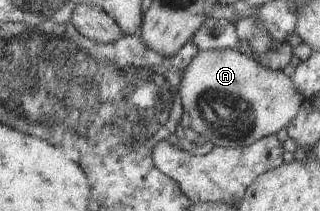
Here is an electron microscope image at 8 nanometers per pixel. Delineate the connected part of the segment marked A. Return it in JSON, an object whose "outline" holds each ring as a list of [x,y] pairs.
{"outline":[[[229,49],[197,52],[185,69],[179,96],[184,111],[191,117],[192,129],[202,134],[206,141],[225,148],[241,148],[266,136],[275,135],[295,118],[304,101],[301,91],[283,71],[260,66],[255,59]]]}

